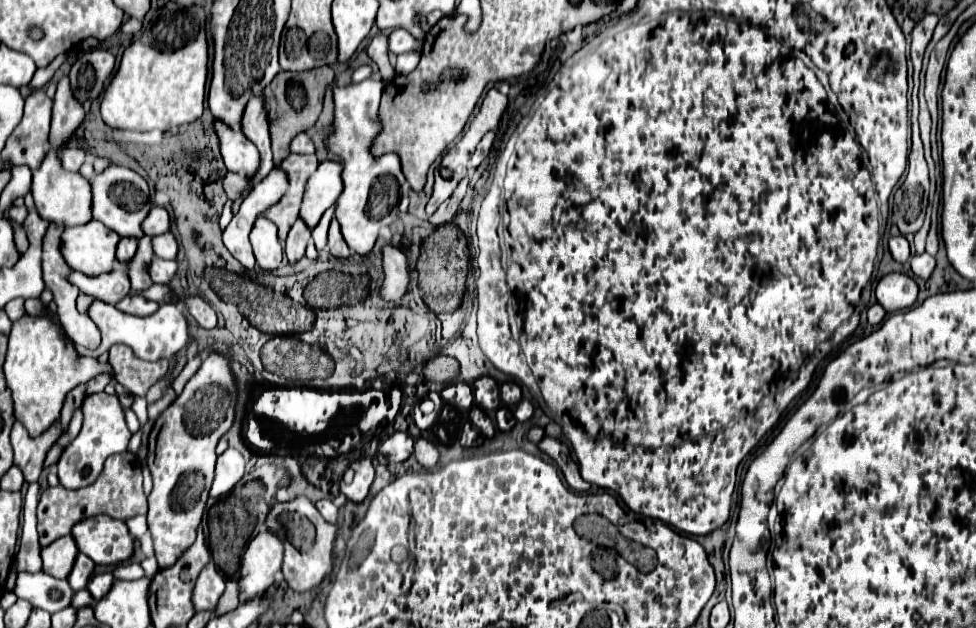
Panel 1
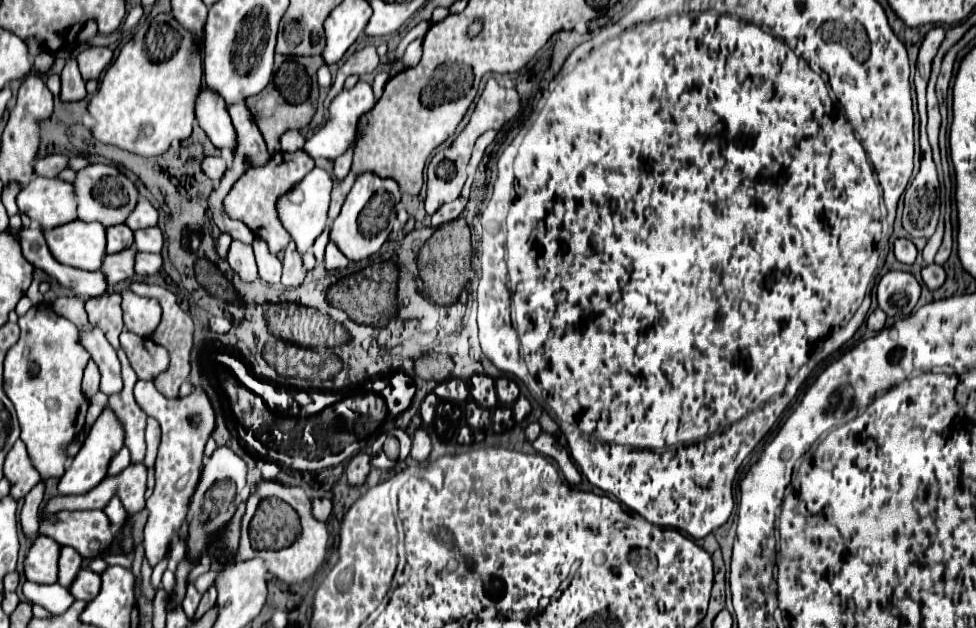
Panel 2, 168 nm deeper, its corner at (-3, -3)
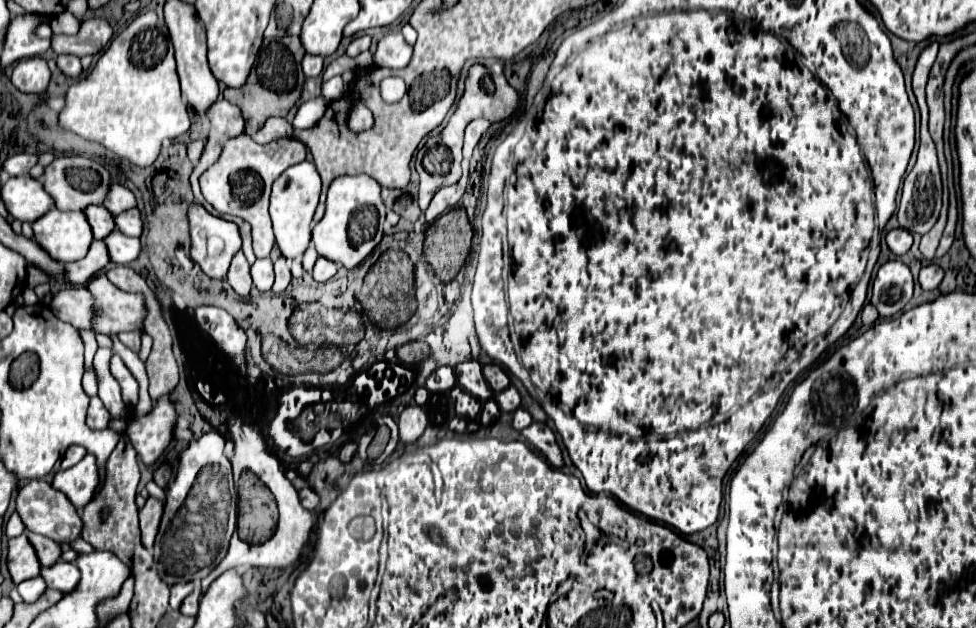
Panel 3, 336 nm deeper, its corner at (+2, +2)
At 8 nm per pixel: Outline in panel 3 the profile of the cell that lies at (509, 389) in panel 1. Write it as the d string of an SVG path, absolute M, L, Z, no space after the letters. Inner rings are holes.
M495 363L485 365L485 367L483 367L483 375L485 375L489 387L491 387L495 393L499 393L499 391L503 391L503 389L509 387L509 377L507 377L507 373L505 373L499 365L495 365Z

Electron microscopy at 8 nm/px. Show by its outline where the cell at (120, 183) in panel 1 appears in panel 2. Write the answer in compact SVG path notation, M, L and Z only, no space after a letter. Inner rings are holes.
M88 164L86 168L76 172L76 180L72 182L72 186L78 202L78 218L82 222L100 222L106 228L114 224L124 224L124 220L138 202L136 186L118 168L112 168L110 164Z

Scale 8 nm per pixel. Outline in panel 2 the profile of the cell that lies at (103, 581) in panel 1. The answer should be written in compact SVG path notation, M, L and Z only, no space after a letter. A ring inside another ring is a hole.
M82 568L72 586L68 586L68 592L76 598L76 600L84 600L84 602L90 602L98 592L100 592L100 576L94 574L92 570L88 568Z

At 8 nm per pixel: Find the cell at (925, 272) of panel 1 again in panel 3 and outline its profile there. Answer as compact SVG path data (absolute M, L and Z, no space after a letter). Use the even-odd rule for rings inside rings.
M931 263L927 267L921 269L919 273L919 283L923 287L923 291L929 291L929 289L935 289L943 279L943 269L937 265L937 263Z

